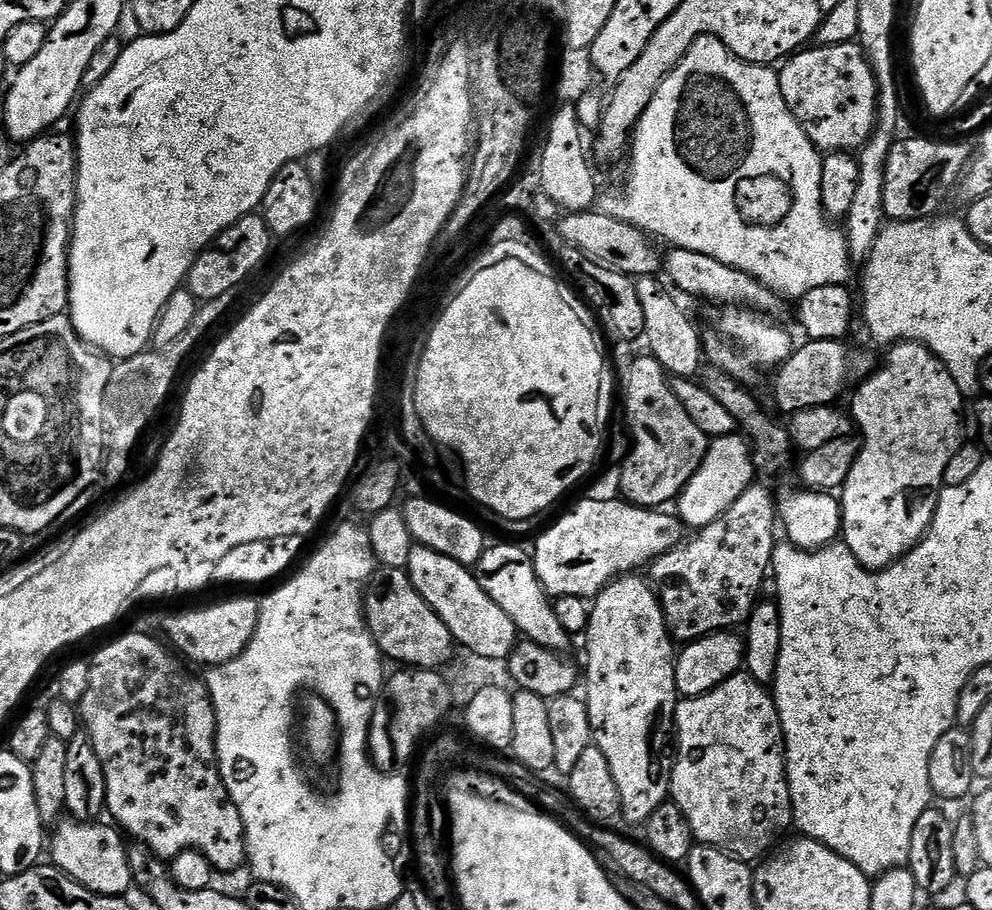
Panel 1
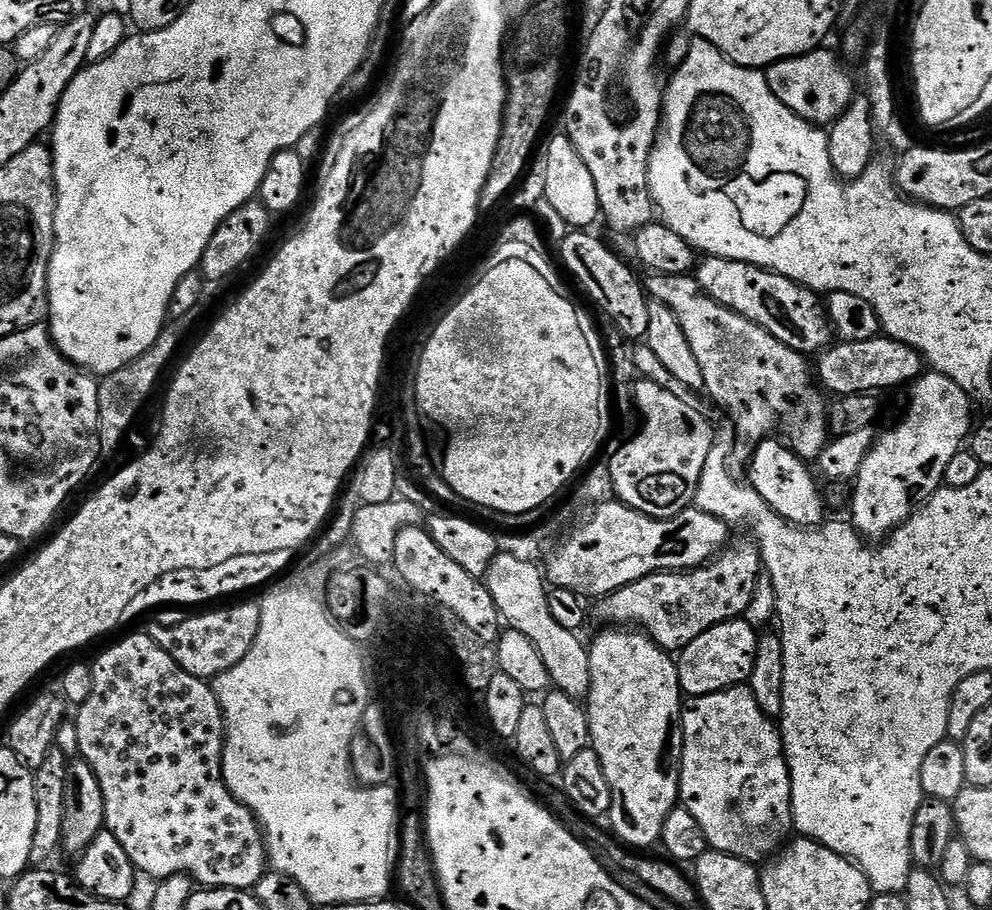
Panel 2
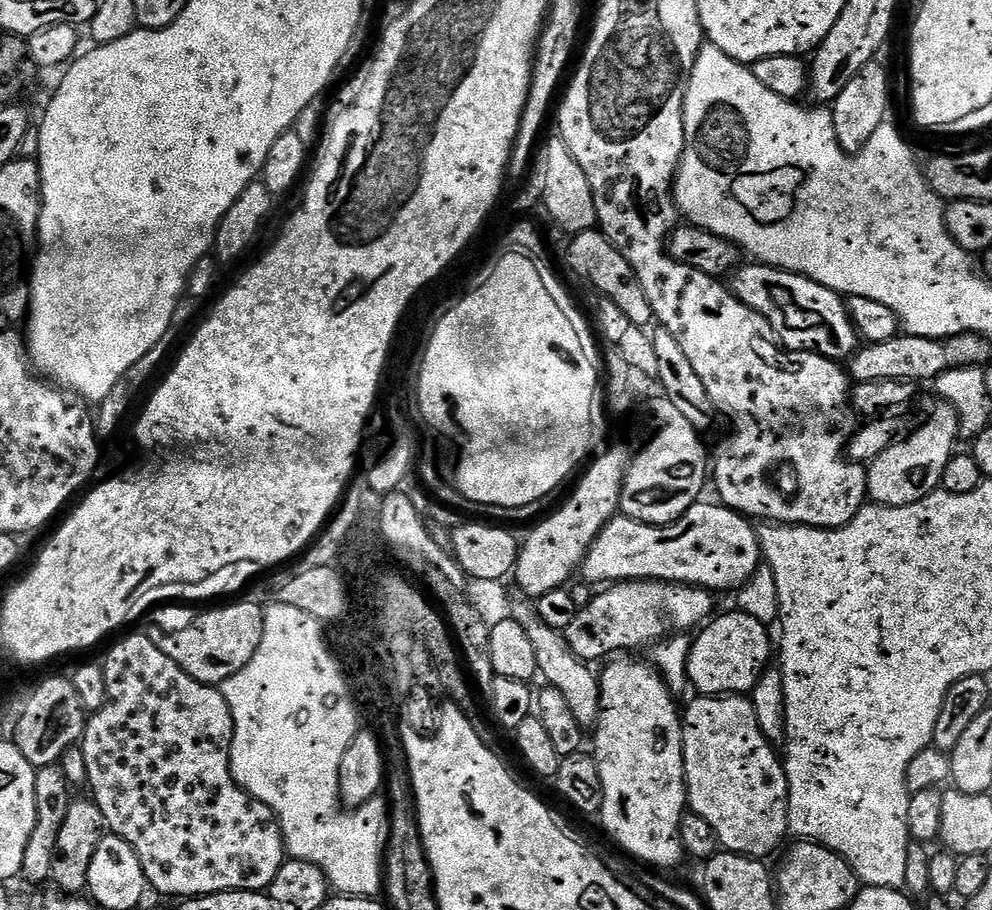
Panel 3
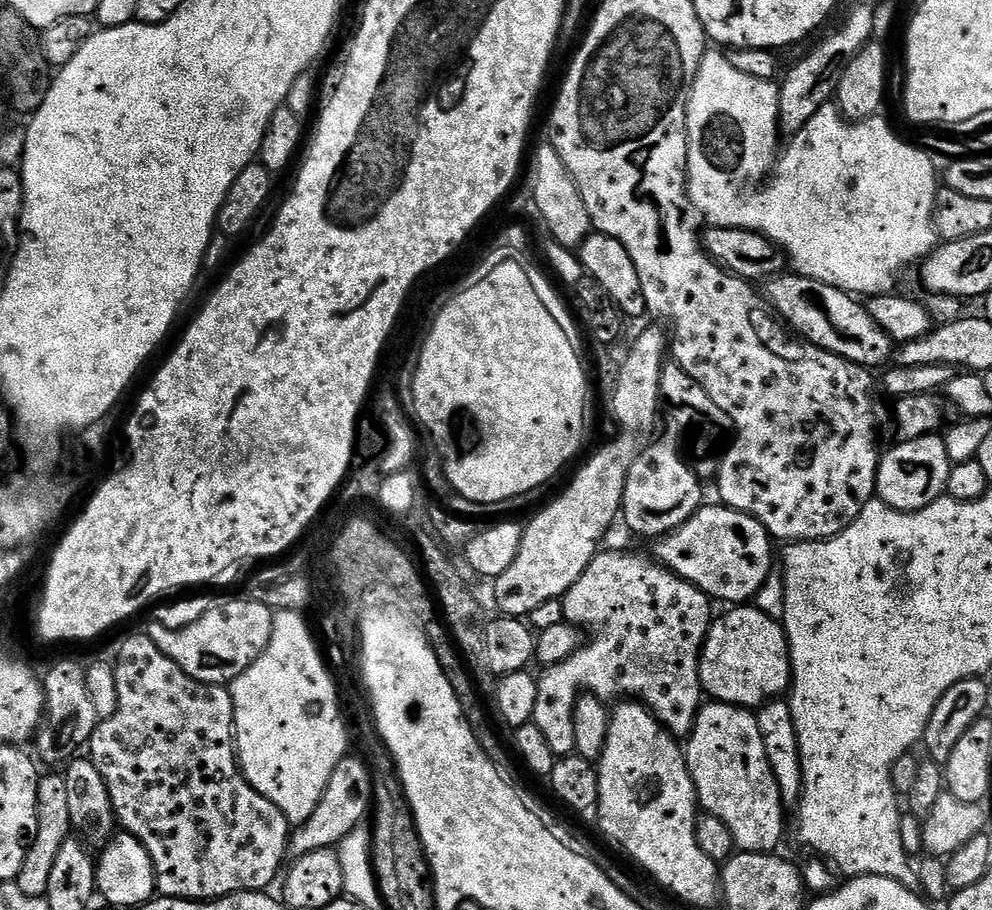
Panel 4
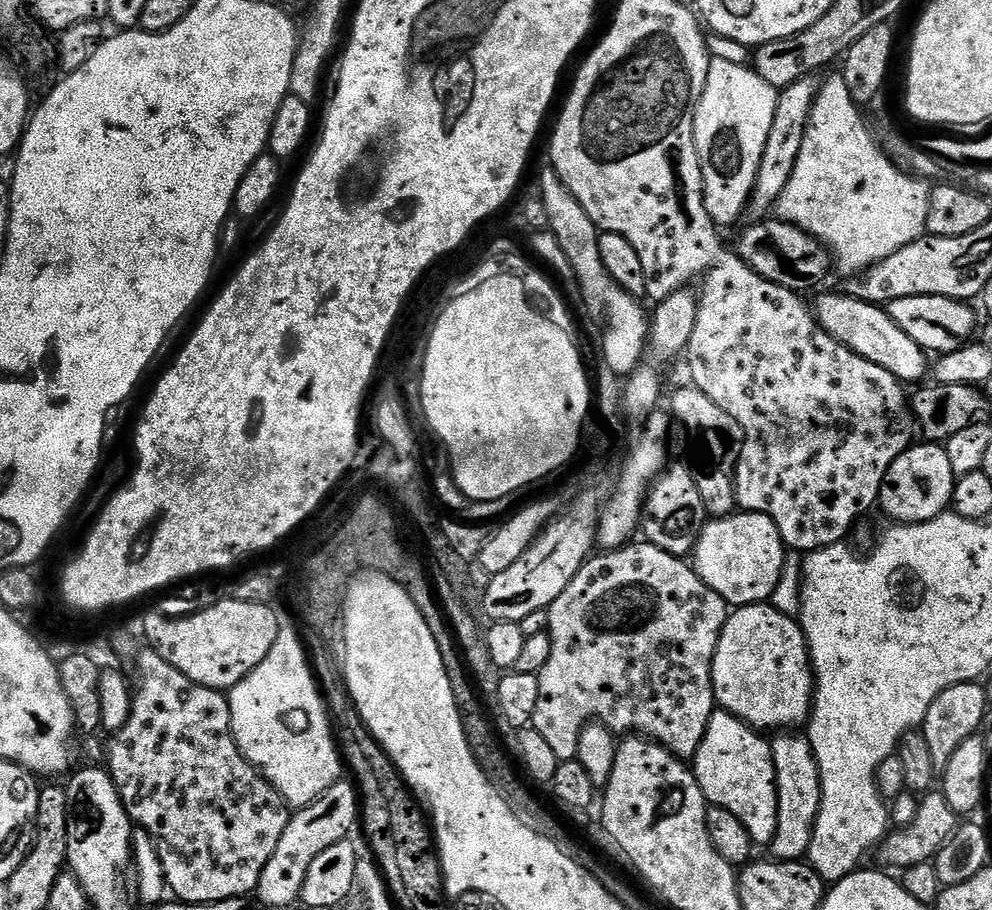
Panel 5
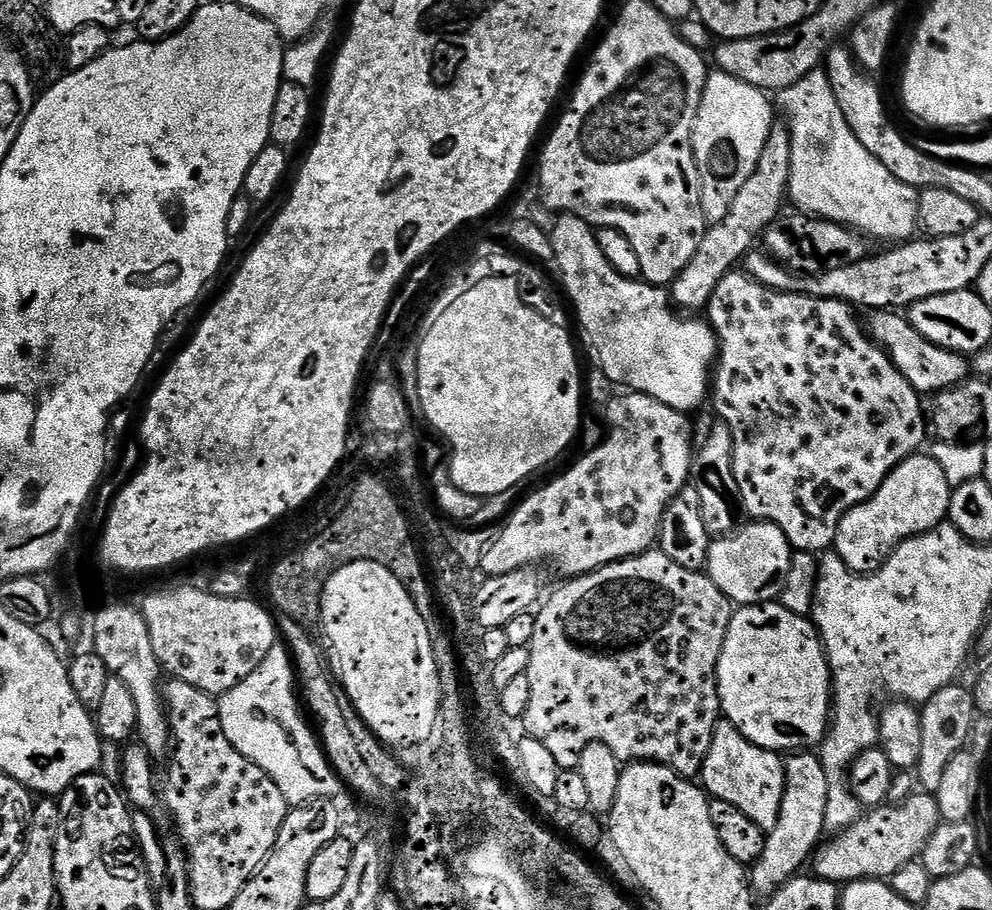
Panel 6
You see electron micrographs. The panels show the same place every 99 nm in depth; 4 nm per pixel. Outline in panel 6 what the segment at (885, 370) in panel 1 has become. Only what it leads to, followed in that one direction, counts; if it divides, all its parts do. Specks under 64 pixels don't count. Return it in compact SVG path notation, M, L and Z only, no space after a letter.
M917 454L897 466L865 504L854 506L842 518L836 531L834 551L854 573L875 570L904 540L921 536L948 520L953 487L931 454Z

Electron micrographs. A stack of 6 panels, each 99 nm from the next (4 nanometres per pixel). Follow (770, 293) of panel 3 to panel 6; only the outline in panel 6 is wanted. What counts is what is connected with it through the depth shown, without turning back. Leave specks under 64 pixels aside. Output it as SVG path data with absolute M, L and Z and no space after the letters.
M876 310L869 316L872 317L866 320L866 328L872 339L891 356L893 362L896 363L897 370L907 378L910 386L916 389L917 392L921 394L935 394L943 392L946 388L955 388L956 385L961 385L969 379L970 364L961 353L939 348L926 338L922 338L922 334L918 334L918 330L914 330L914 326L908 323L907 319L899 311Z

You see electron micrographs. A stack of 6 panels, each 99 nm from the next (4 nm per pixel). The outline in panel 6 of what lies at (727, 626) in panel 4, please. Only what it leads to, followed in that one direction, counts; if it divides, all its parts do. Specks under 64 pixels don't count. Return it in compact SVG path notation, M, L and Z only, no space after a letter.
M780 602L770 604L750 604L740 606L732 613L732 621L726 630L726 642L722 646L722 654L718 658L718 670L716 671L716 685L720 695L720 710L723 719L730 721L742 735L754 746L765 748L771 752L791 754L801 750L812 750L823 744L830 727L832 715L832 668L824 653L824 643L820 641L820 633L816 631L816 625L807 616L799 616L783 607Z

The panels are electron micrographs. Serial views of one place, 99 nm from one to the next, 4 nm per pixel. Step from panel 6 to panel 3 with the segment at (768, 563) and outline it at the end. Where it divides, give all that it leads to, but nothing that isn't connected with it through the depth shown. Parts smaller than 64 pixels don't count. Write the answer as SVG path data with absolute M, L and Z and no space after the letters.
M698 502L690 506L690 510L686 510L686 514L679 516L672 524L643 524L626 515L617 515L615 520L600 531L598 538L584 555L584 563L578 569L579 575L584 575L585 577L581 577L592 586L608 586L625 580L662 580L673 584L690 584L697 588L715 590L717 593L724 592L727 588L739 590L762 565L760 540L752 529L753 521L719 502L704 503Z

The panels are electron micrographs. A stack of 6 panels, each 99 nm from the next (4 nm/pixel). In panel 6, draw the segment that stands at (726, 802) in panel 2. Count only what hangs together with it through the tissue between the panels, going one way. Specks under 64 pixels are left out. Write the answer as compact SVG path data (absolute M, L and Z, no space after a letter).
M721 719L714 730L710 754L706 754L704 763L702 787L705 793L711 799L738 806L738 810L742 810L750 822L758 822L766 834L774 830L778 822L778 810L782 810L785 786L786 774L781 753L754 746L754 742L746 739L730 721Z

